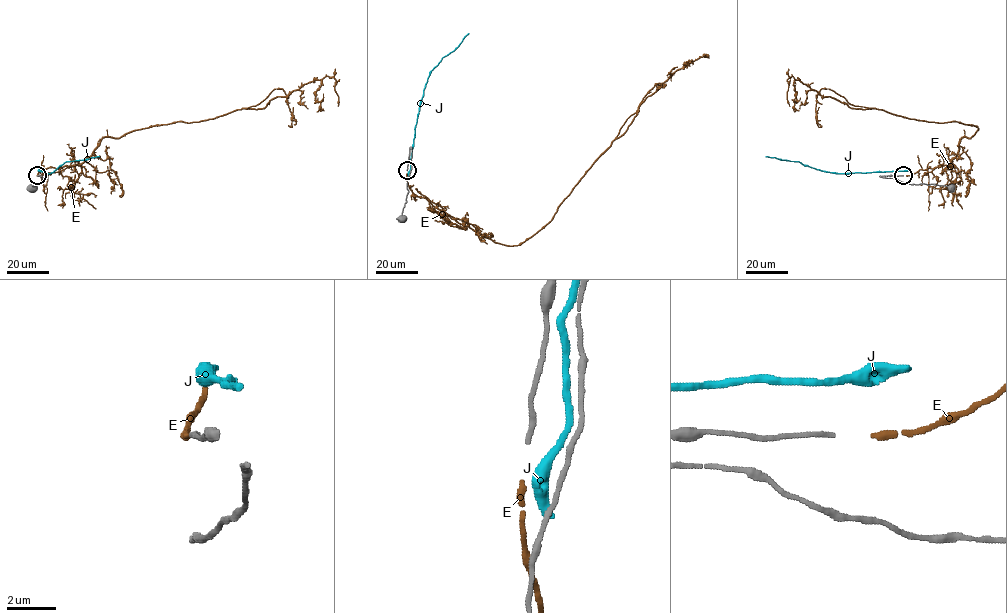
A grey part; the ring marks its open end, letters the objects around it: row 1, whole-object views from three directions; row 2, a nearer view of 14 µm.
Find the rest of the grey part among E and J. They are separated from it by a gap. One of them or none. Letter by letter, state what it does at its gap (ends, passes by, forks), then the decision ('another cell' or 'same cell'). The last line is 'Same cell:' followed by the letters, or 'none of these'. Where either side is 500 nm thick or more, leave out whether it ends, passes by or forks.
E: it ends | same cell
J: it passes by | another cell
Same cell: E

